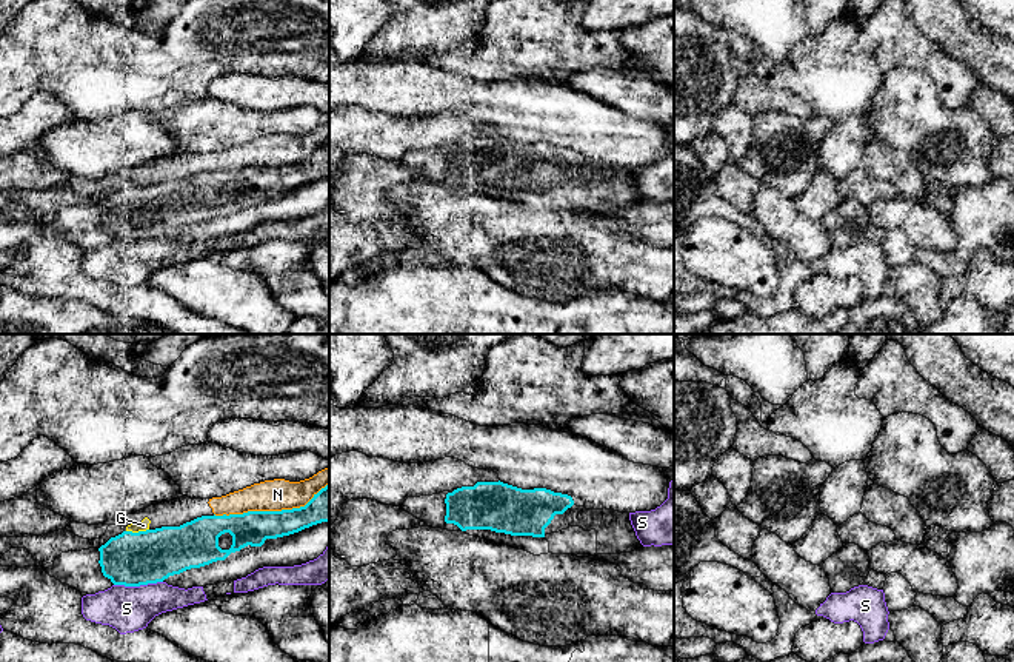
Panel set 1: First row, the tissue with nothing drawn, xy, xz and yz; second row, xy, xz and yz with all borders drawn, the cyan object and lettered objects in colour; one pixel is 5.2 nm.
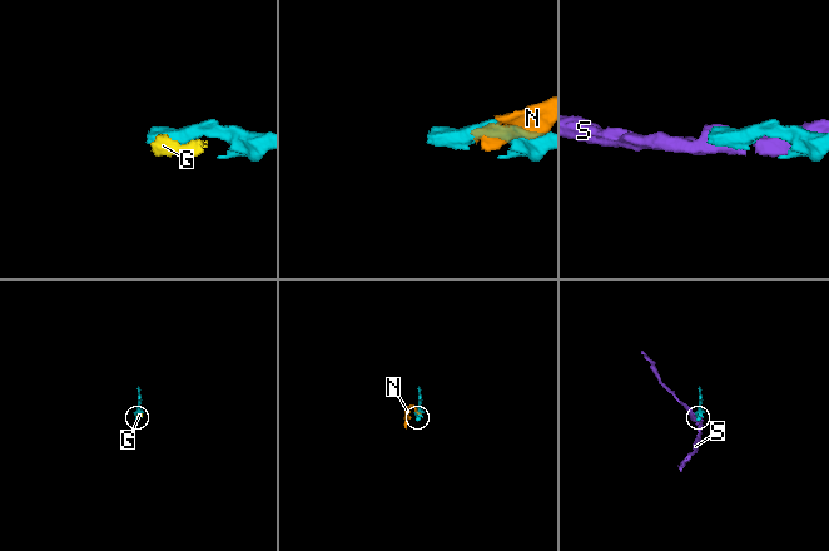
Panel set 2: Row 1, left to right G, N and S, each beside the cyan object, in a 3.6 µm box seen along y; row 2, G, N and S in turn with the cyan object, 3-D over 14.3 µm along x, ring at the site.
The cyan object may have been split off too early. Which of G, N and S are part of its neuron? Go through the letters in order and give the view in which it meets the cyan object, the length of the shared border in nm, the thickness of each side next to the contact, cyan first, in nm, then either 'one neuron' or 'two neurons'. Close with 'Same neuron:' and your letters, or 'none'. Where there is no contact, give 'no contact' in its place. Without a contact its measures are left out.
G: xy | 120 nm | 280/60 nm | two neurons
N: xy | 600 nm | 180/170 nm | two neurons
S: xy | 260 nm | 280/240 nm | two neurons
Same neuron: none

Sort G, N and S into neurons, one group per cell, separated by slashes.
G N / S

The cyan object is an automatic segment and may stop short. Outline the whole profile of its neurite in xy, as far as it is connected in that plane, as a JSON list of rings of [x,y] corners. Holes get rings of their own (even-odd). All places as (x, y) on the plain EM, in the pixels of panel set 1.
[[[329,139],[300,163],[202,171],[180,182],[123,186],[100,203],[62,208],[43,223],[86,251],[112,240],[163,237],[322,177],[329,177]]]

